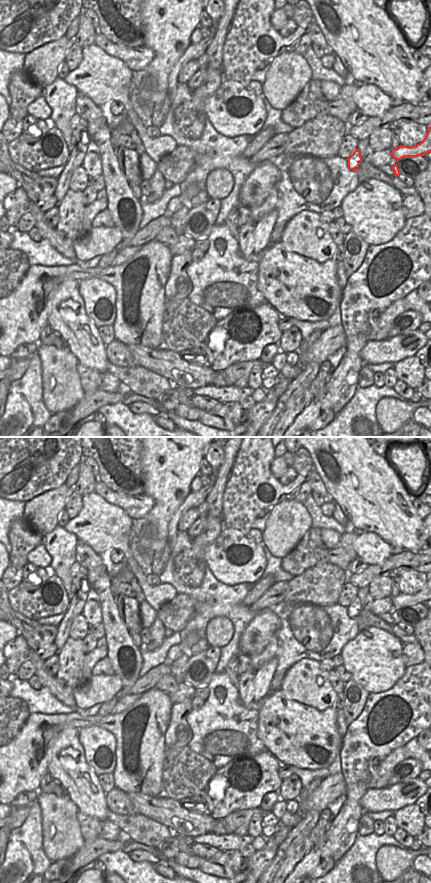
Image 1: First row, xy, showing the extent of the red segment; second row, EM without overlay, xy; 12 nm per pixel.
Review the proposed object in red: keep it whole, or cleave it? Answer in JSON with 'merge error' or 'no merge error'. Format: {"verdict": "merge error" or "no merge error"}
{"verdict": "no merge error"}

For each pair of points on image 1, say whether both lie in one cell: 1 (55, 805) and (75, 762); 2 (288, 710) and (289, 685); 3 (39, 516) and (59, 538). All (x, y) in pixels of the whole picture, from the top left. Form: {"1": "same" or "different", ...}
{"1": "different", "2": "different", "3": "different"}

